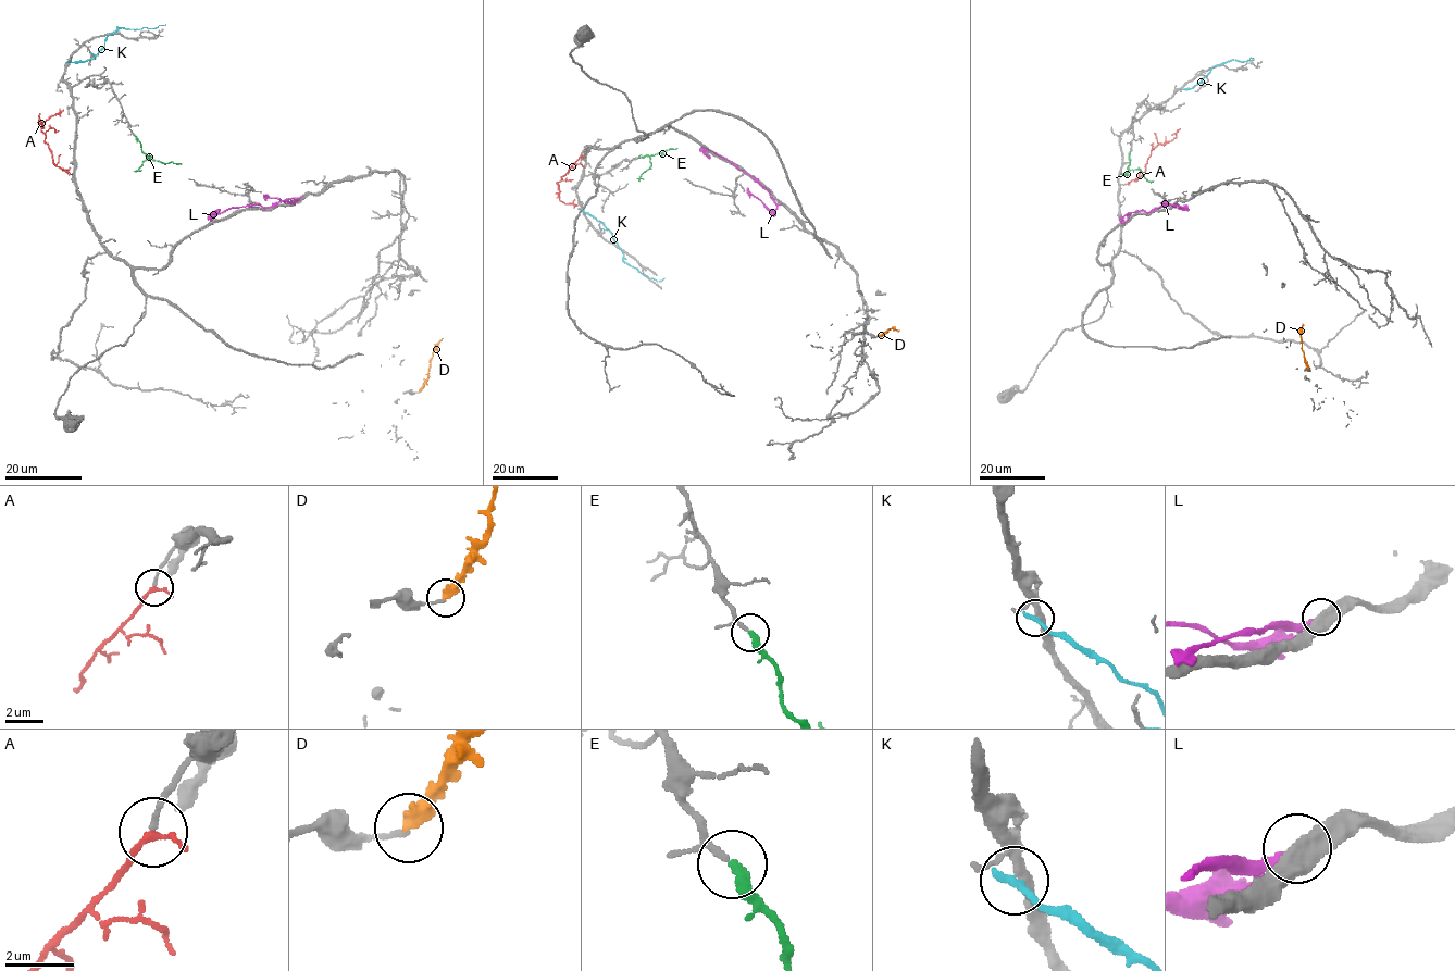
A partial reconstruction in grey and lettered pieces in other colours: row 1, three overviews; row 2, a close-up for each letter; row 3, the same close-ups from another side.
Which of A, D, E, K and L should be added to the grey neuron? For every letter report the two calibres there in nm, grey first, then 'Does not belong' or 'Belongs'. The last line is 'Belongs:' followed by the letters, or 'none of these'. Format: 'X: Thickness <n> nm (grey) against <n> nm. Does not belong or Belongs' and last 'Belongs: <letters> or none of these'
A: Thickness 150 nm (grey) against 180 nm. Belongs
D: Thickness 140 nm (grey) against 500 nm. Does not belong
E: Thickness 140 nm (grey) against 340 nm. Belongs
K: Thickness 280 nm (grey) against 280 nm. Does not belong
L: Thickness 480 nm (grey) against 220 nm. Does not belong
Belongs: A, E

